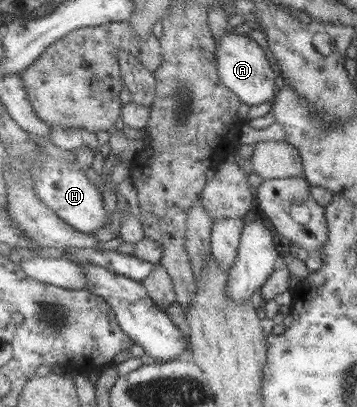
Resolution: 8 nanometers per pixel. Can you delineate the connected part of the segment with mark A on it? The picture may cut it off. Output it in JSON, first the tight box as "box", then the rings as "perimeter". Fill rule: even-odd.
{"box":[215,27,279,107],"perimeter":[[[228,27],[228,31],[220,37],[220,43],[215,46],[215,61],[221,83],[248,107],[271,102],[279,85],[279,77],[273,61],[263,45],[258,44],[254,38],[233,34],[232,31],[233,29]]]}

